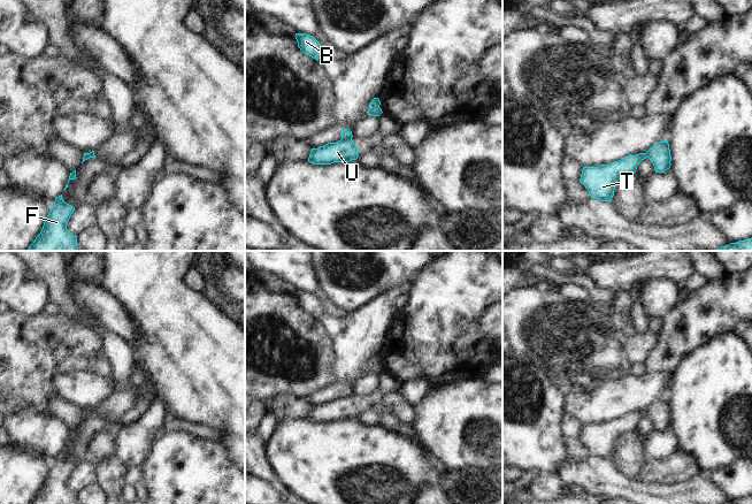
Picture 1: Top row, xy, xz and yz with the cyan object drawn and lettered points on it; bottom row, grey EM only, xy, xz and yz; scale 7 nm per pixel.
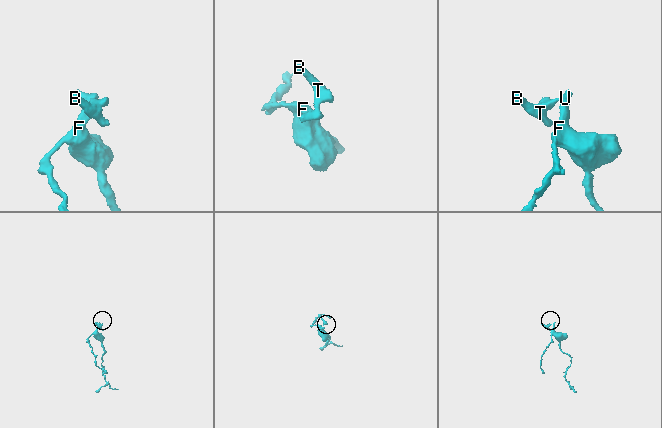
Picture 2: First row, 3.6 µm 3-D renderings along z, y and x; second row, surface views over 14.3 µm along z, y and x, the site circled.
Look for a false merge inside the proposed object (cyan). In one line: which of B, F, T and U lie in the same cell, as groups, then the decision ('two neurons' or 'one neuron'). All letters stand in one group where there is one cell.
groups B T / F U; two neurons

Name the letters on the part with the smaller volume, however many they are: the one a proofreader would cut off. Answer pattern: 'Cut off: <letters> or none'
Cut off: B, T

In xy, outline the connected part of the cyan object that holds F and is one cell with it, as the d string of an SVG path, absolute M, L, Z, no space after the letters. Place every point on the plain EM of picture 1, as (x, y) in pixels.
M62 452L55 456L40 491L30 504L77 504L77 494L68 487L68 479L75 465L67 461Z

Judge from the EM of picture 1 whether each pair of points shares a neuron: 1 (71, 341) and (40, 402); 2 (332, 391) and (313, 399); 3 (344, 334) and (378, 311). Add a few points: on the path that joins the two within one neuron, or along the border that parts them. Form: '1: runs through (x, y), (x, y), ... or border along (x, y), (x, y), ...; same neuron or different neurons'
1: runs through (55, 354), (40, 369), (40, 386); same neuron
2: runs through (328, 394), (317, 397); same neuron
3: runs through (352, 334), (355, 334), (370, 319); same neuron

